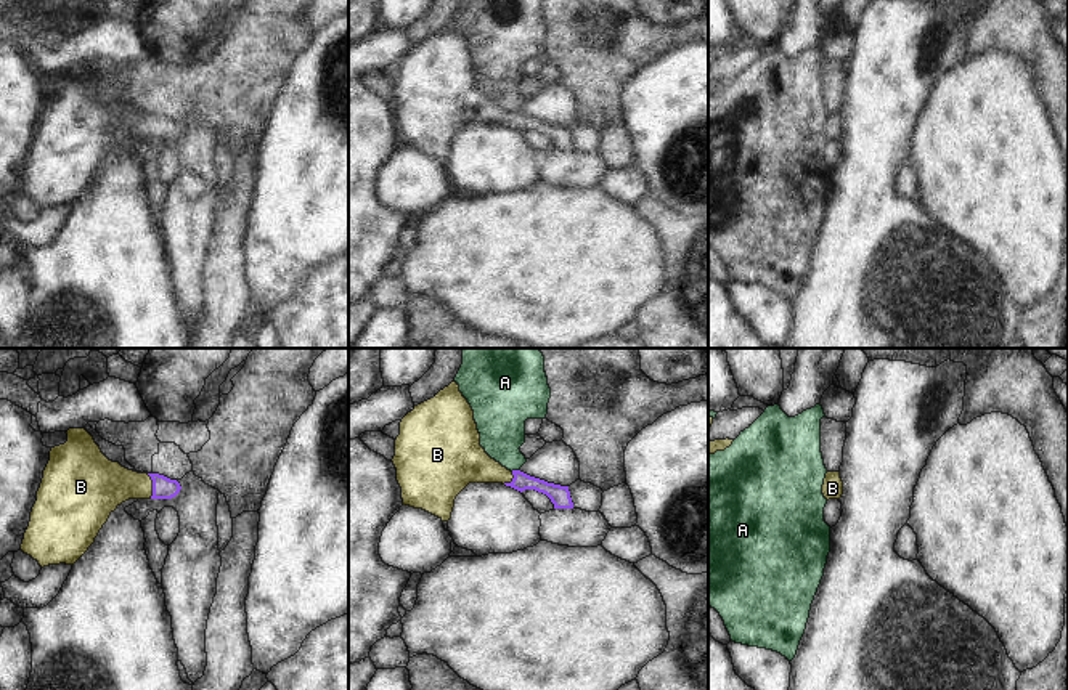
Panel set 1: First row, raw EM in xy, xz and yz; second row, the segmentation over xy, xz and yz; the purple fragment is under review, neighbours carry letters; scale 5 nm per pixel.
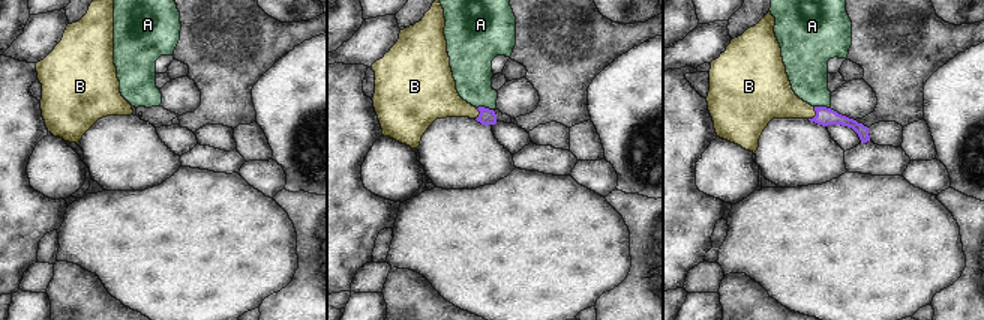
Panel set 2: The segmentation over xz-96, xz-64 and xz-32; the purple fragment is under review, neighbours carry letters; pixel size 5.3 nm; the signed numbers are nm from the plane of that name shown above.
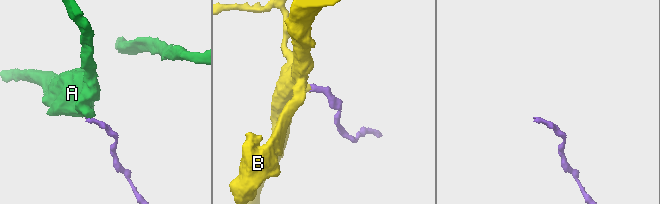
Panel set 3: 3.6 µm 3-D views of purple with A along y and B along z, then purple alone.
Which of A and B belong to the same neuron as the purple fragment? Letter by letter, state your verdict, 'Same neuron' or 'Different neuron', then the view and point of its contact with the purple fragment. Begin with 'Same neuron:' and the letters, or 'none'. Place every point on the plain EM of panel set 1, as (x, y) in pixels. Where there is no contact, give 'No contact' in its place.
Same neuron: B
A: Different neuron. Touches purple at xz (514, 111)
B: Same neuron. Touches purple at xy (153, 127)

